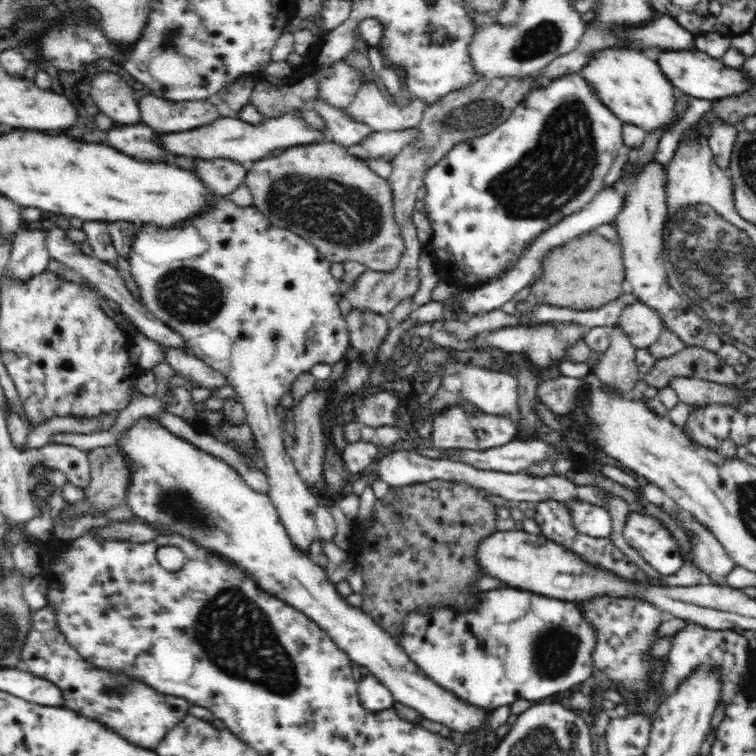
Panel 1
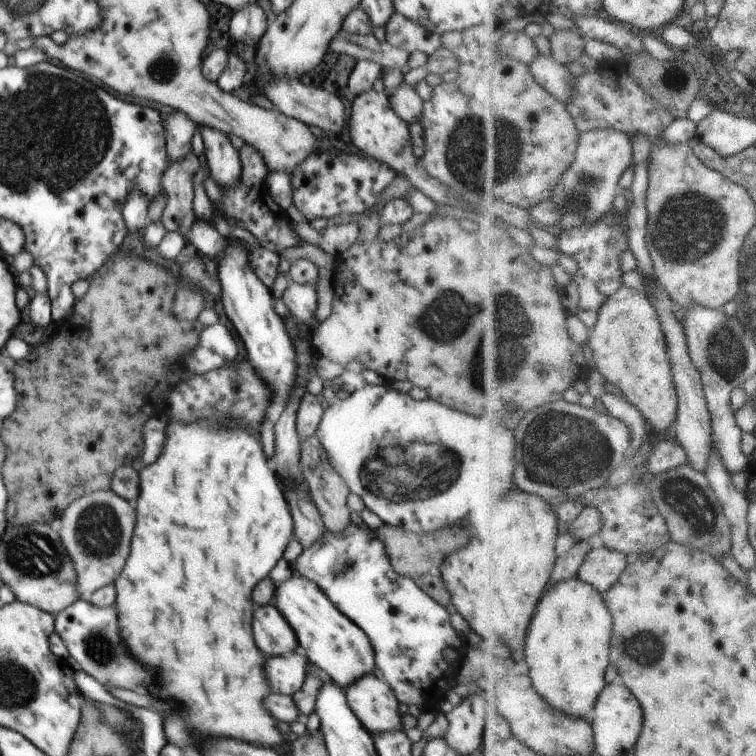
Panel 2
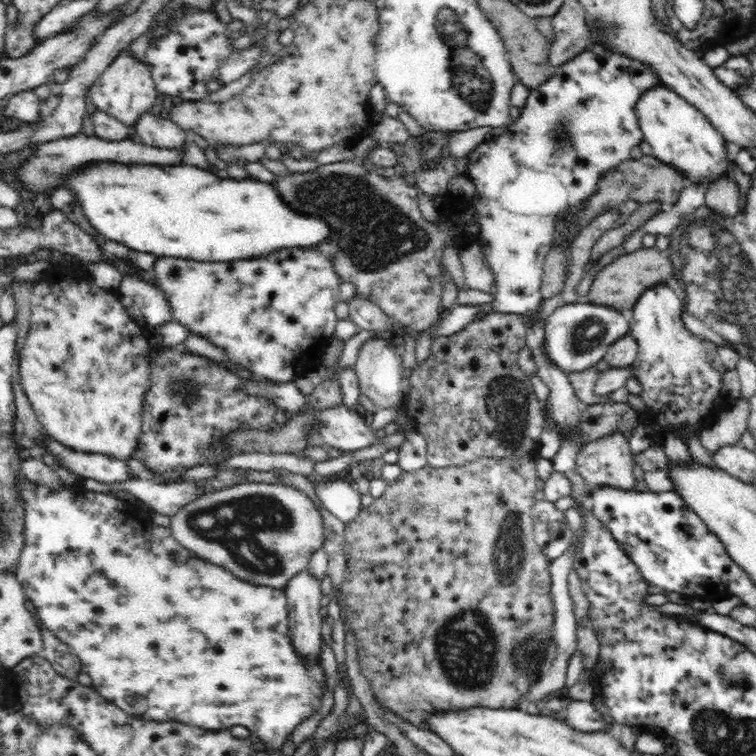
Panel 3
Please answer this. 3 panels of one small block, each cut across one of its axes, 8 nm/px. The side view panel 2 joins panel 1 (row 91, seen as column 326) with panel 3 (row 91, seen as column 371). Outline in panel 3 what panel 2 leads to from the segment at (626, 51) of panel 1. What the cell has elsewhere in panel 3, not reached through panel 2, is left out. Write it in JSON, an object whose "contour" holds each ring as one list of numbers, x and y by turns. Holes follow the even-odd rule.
{"contour":[[660,85,646,89,639,96,637,102,636,116,638,117,638,124,643,134,643,140,651,146,654,157,678,169,678,171,682,171,690,182,704,183,706,187,724,175,728,175,728,165,732,162,727,159,725,138,702,113,692,104,686,102,686,99,682,98,669,87]]}

